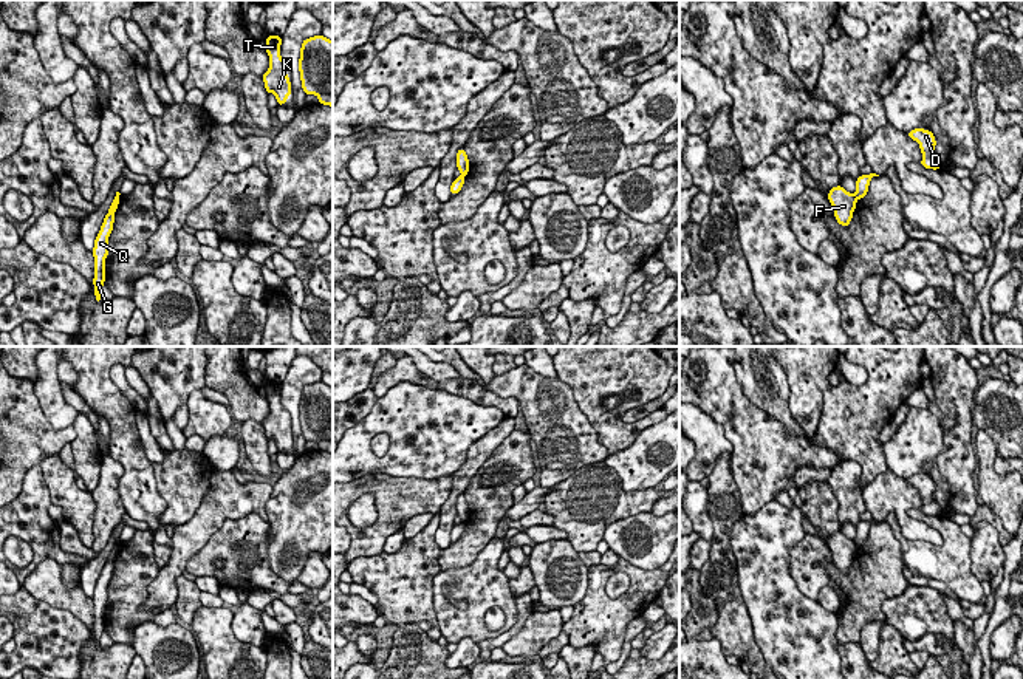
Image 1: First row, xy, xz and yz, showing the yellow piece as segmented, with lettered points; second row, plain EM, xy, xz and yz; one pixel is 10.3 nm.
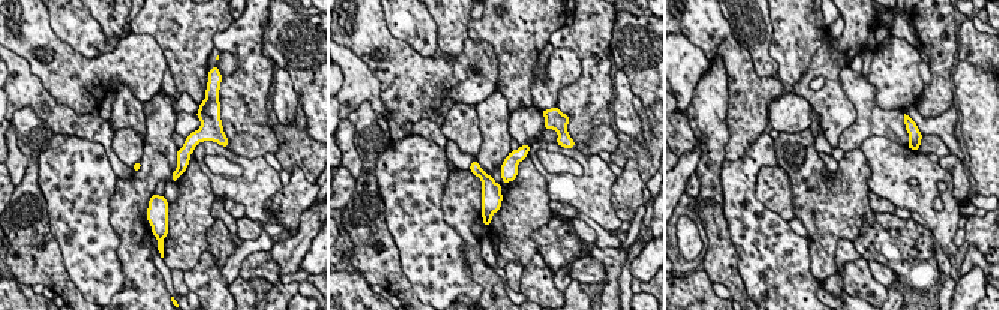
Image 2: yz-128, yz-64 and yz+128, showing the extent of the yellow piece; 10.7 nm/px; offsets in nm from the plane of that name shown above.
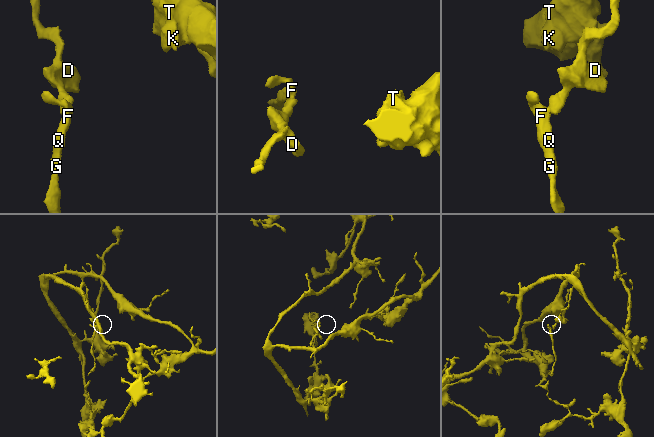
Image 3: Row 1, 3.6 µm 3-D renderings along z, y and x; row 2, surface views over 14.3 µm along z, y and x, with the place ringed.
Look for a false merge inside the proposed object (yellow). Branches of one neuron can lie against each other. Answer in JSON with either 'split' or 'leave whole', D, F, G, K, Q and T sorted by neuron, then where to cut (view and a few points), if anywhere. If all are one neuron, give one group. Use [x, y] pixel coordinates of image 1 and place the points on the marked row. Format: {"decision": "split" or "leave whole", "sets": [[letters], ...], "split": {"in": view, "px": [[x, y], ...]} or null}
{"decision": "split", "sets": [["D", "K", "T"], ["F", "G", "Q"]], "split": {"in": "yz", "px": [[853, 195], [858, 198]]}}

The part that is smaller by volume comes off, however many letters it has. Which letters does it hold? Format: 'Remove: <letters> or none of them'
Remove: F, G, Q

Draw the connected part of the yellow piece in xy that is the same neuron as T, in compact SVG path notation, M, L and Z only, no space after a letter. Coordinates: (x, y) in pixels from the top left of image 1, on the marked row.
M269 34L265 45L269 56L269 68L262 76L265 88L268 94L272 93L275 96L279 105L285 105L291 96L291 82L289 74L285 73L286 63L280 56L282 37Z

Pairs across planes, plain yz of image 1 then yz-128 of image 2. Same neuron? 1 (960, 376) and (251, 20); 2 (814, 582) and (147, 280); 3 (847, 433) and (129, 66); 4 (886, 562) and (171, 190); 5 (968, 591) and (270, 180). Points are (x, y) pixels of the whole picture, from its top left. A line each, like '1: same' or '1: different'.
1: same
2: same
3: different
4: different
5: same

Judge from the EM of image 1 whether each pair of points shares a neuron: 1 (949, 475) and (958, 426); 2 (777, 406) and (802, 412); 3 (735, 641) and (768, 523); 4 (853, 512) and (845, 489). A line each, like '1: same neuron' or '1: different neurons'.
1: same neuron
2: different neurons
3: different neurons
4: same neuron

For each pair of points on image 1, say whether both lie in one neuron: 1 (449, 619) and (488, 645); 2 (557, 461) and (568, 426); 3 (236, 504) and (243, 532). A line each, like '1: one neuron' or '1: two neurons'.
1: two neurons
2: one neuron
3: two neurons

